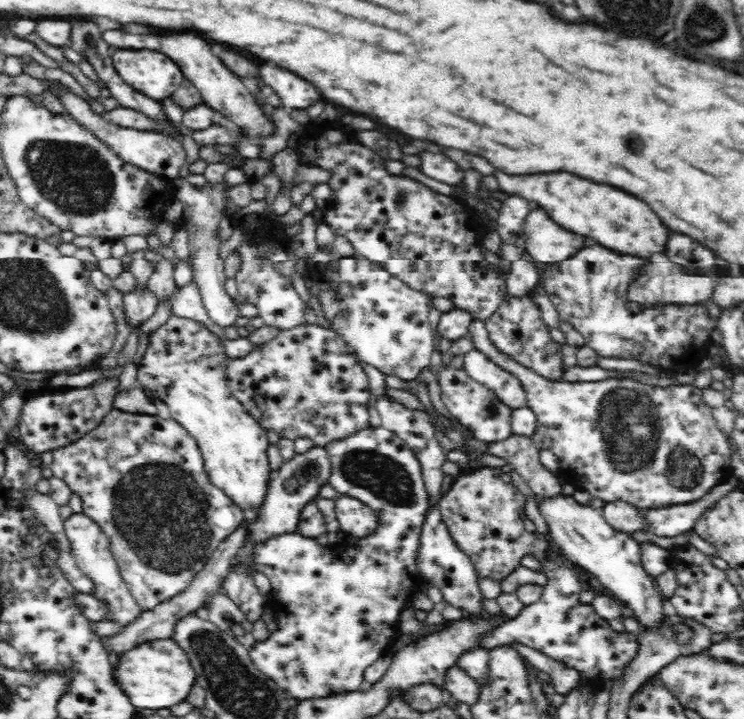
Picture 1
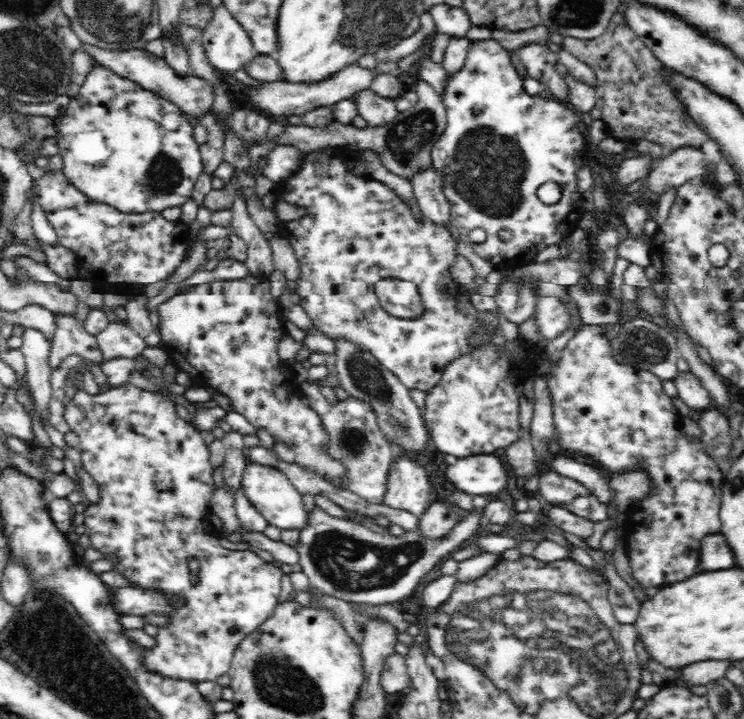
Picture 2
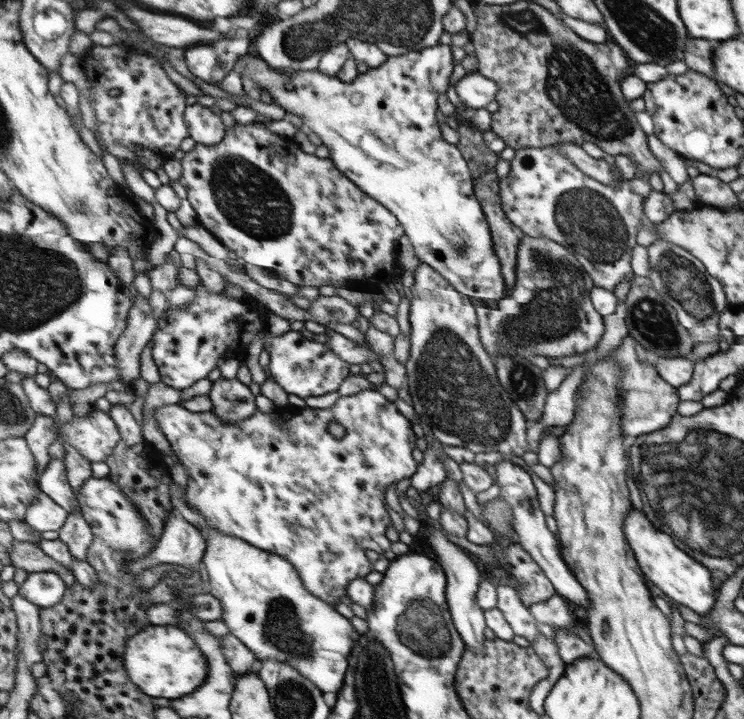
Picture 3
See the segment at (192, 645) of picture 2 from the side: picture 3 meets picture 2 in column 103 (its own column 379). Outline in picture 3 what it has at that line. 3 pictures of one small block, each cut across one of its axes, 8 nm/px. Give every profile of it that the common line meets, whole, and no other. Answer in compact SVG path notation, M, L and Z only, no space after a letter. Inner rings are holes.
M377 387L371 390L361 390L351 396L340 396L333 406L324 409L314 409L307 406L302 409L297 407L284 406L274 408L271 412L264 413L255 410L251 416L239 422L228 422L223 418L218 418L215 412L191 412L182 404L165 405L155 409L155 420L159 422L161 430L171 443L176 461L185 466L191 475L187 483L187 501L195 505L207 519L207 525L221 533L230 534L231 537L242 538L243 541L259 547L261 550L278 554L284 559L288 559L294 570L298 572L299 579L302 580L303 587L314 595L329 603L332 607L339 603L339 597L345 596L347 585L357 578L364 579L371 571L375 571L375 554L383 554L390 549L395 538L395 531L391 525L391 506L387 505L387 490L395 486L397 482L403 482L403 478L412 478L418 472L419 462L415 462L415 446L419 446L419 438L415 437L415 426L411 425L411 420L405 418L397 410L395 401L387 398L383 390ZM329 422L339 423L345 430L344 435L336 439L328 431Z

